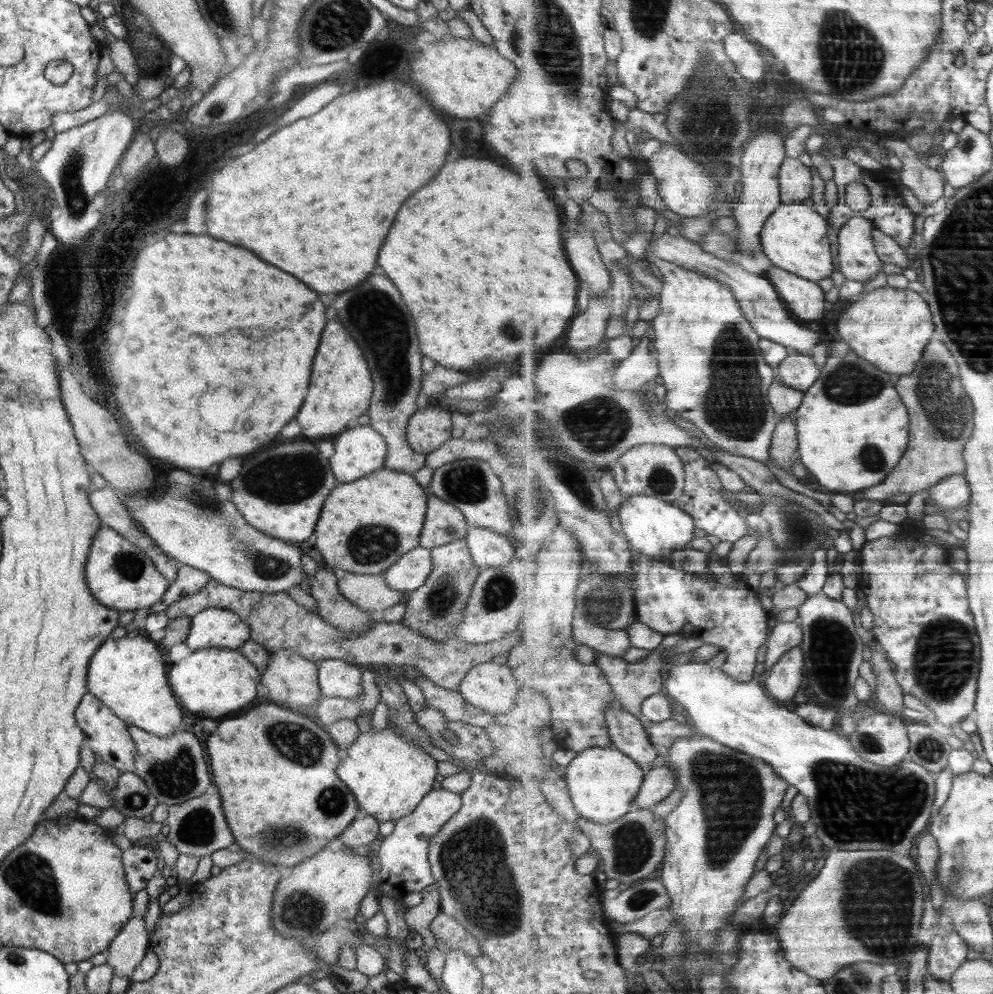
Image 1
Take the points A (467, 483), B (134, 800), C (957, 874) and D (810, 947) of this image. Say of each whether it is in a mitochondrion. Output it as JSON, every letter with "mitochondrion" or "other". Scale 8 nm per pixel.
{"A":"mitochondrion","B":"mitochondrion","C":"mitochondrion","D":"other"}

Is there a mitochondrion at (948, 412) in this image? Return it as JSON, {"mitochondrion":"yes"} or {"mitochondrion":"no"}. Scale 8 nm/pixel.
{"mitochondrion":"yes"}

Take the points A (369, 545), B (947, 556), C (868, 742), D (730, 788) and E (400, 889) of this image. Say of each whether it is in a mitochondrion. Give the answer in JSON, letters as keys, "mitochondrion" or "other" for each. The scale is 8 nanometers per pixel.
{"A":"mitochondrion","B":"other","C":"mitochondrion","D":"mitochondrion","E":"other"}

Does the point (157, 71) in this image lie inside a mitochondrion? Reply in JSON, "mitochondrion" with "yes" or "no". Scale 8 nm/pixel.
{"mitochondrion":"no"}

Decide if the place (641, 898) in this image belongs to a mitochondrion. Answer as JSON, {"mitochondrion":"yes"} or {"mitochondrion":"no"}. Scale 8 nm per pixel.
{"mitochondrion":"yes"}

